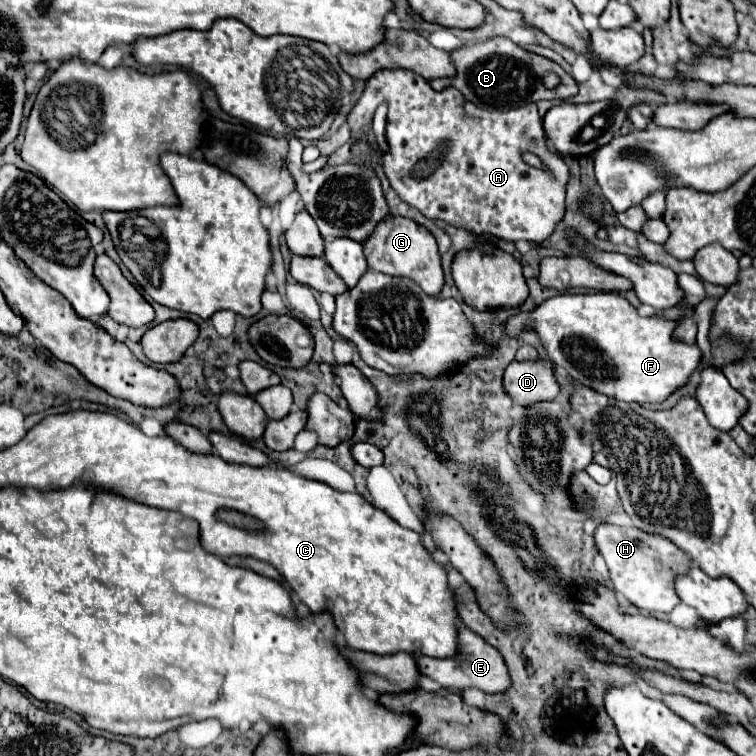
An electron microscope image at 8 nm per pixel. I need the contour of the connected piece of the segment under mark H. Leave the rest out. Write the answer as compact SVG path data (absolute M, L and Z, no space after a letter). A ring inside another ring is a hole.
M600 524L594 532L594 542L606 560L614 592L628 598L634 606L652 612L670 612L680 602L674 592L674 578L686 572L692 562L670 540L636 528Z

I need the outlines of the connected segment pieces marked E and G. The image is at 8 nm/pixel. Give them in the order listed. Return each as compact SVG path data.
M460 628L458 632L458 640L460 640L460 656L456 658L420 658L420 672L432 680L436 680L442 688L446 690L454 690L454 692L464 692L466 688L478 688L486 694L500 694L506 692L512 686L512 678L508 672L508 666L502 658L502 654L490 646L482 636L474 634L468 628Z
M386 216L380 220L376 230L362 242L364 256L368 260L368 268L388 274L414 280L426 294L438 296L444 286L444 274L440 266L440 254L434 236L420 224L402 216Z

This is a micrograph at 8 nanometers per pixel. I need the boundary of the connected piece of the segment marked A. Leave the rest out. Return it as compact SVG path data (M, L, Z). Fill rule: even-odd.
M378 70L372 78L366 80L360 100L346 118L352 138L358 138L362 128L372 124L374 112L382 102L388 104L388 150L380 154L380 164L386 178L390 180L390 186L396 190L402 202L420 210L428 218L440 218L476 234L504 238L510 242L528 240L540 244L552 234L556 222L564 216L568 166L556 152L548 150L536 104L518 106L514 110L482 110L460 96L456 88L444 88L436 92L424 78L408 70ZM524 152L538 156L546 168L542 170L530 166L522 158Z

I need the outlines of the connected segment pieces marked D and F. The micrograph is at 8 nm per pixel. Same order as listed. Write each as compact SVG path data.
M542 360L538 362L510 362L504 370L504 390L520 406L532 406L538 402L554 400L560 386Z
M596 292L596 294L560 294L554 298L544 300L538 308L530 312L518 312L506 320L504 334L506 336L518 336L526 328L532 328L548 352L548 358L564 368L576 382L602 392L606 396L612 396L616 400L624 402L638 402L638 404L658 404L666 400L668 394L672 394L678 386L688 382L688 376L698 368L700 362L700 348L686 342L672 340L672 330L676 322L664 320L658 316L642 318L632 304L614 292Z

